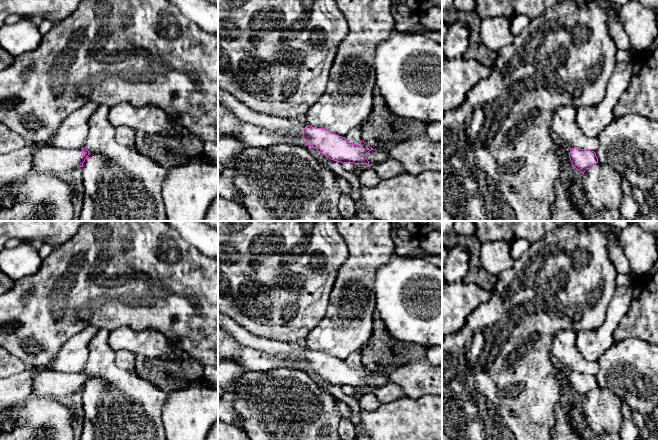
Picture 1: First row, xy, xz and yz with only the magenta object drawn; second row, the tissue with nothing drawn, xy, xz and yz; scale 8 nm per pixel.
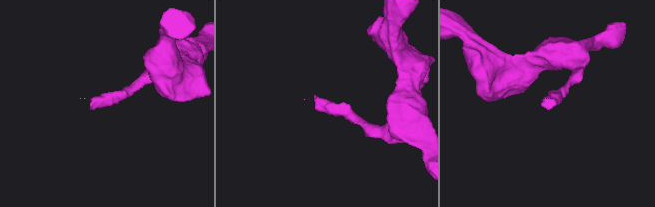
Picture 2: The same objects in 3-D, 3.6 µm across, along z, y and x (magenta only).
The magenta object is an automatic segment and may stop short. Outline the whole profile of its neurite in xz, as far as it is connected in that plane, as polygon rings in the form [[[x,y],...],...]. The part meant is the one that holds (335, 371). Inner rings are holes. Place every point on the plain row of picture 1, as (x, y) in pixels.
[[[219,310],[218,321],[240,345],[294,361],[295,364],[289,369],[299,370],[302,366],[305,369],[312,369],[329,383],[345,389],[348,387],[369,388],[366,378],[373,372],[363,364],[358,368],[351,368],[345,361],[324,352],[308,349],[305,341],[289,344],[253,335]]]

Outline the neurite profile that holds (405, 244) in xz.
[[[392,227],[391,237],[395,244],[395,256],[405,257],[407,255],[414,255],[415,258],[442,268],[442,255],[425,251],[421,247],[419,239],[412,236],[406,229]]]

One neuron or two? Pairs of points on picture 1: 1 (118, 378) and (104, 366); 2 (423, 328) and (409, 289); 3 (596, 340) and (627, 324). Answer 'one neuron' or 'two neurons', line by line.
1: one neuron
2: one neuron
3: two neurons

